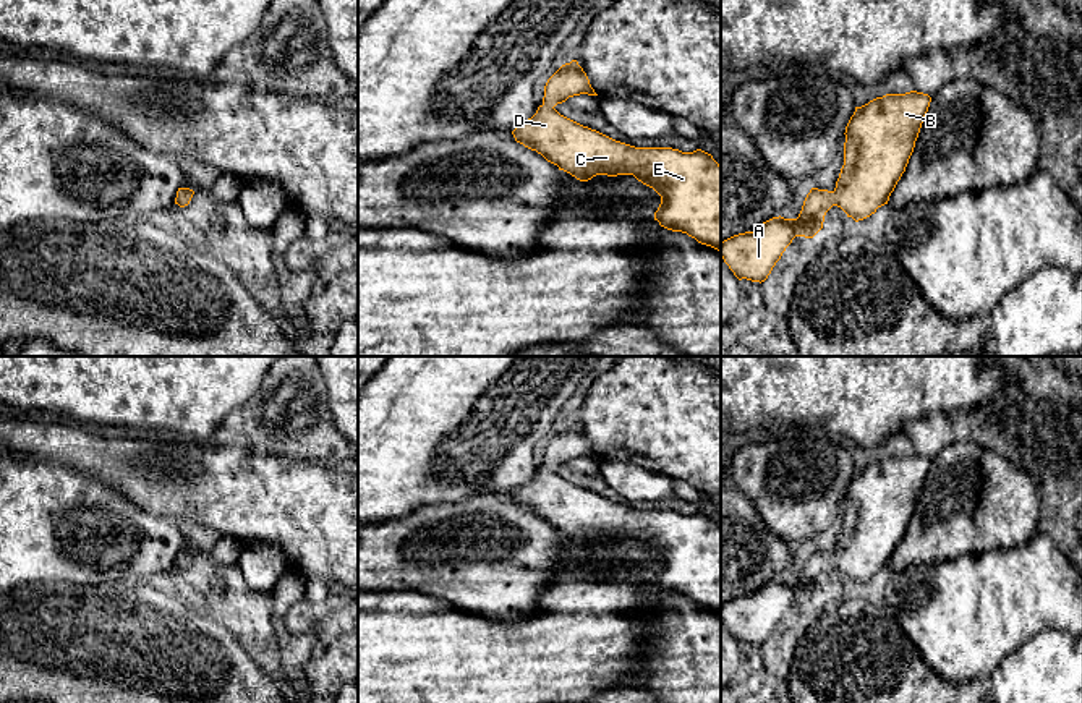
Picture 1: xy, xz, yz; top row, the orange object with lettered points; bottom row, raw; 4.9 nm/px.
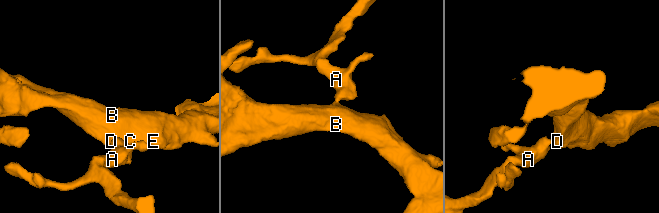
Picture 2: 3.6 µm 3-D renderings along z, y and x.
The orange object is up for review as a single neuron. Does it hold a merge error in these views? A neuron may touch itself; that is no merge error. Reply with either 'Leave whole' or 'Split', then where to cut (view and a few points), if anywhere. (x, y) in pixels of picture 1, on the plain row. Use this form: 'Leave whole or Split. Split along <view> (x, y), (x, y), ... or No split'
Leave whole. No split

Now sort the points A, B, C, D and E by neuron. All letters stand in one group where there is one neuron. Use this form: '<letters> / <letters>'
A B C D E

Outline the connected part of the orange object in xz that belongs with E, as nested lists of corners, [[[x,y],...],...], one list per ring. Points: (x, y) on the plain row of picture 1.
[[[577,423],[546,445],[543,467],[512,497],[547,525],[588,544],[596,538],[633,538],[661,559],[654,583],[721,614],[721,528],[696,512],[635,510],[583,489],[554,470],[569,460],[598,458]]]

